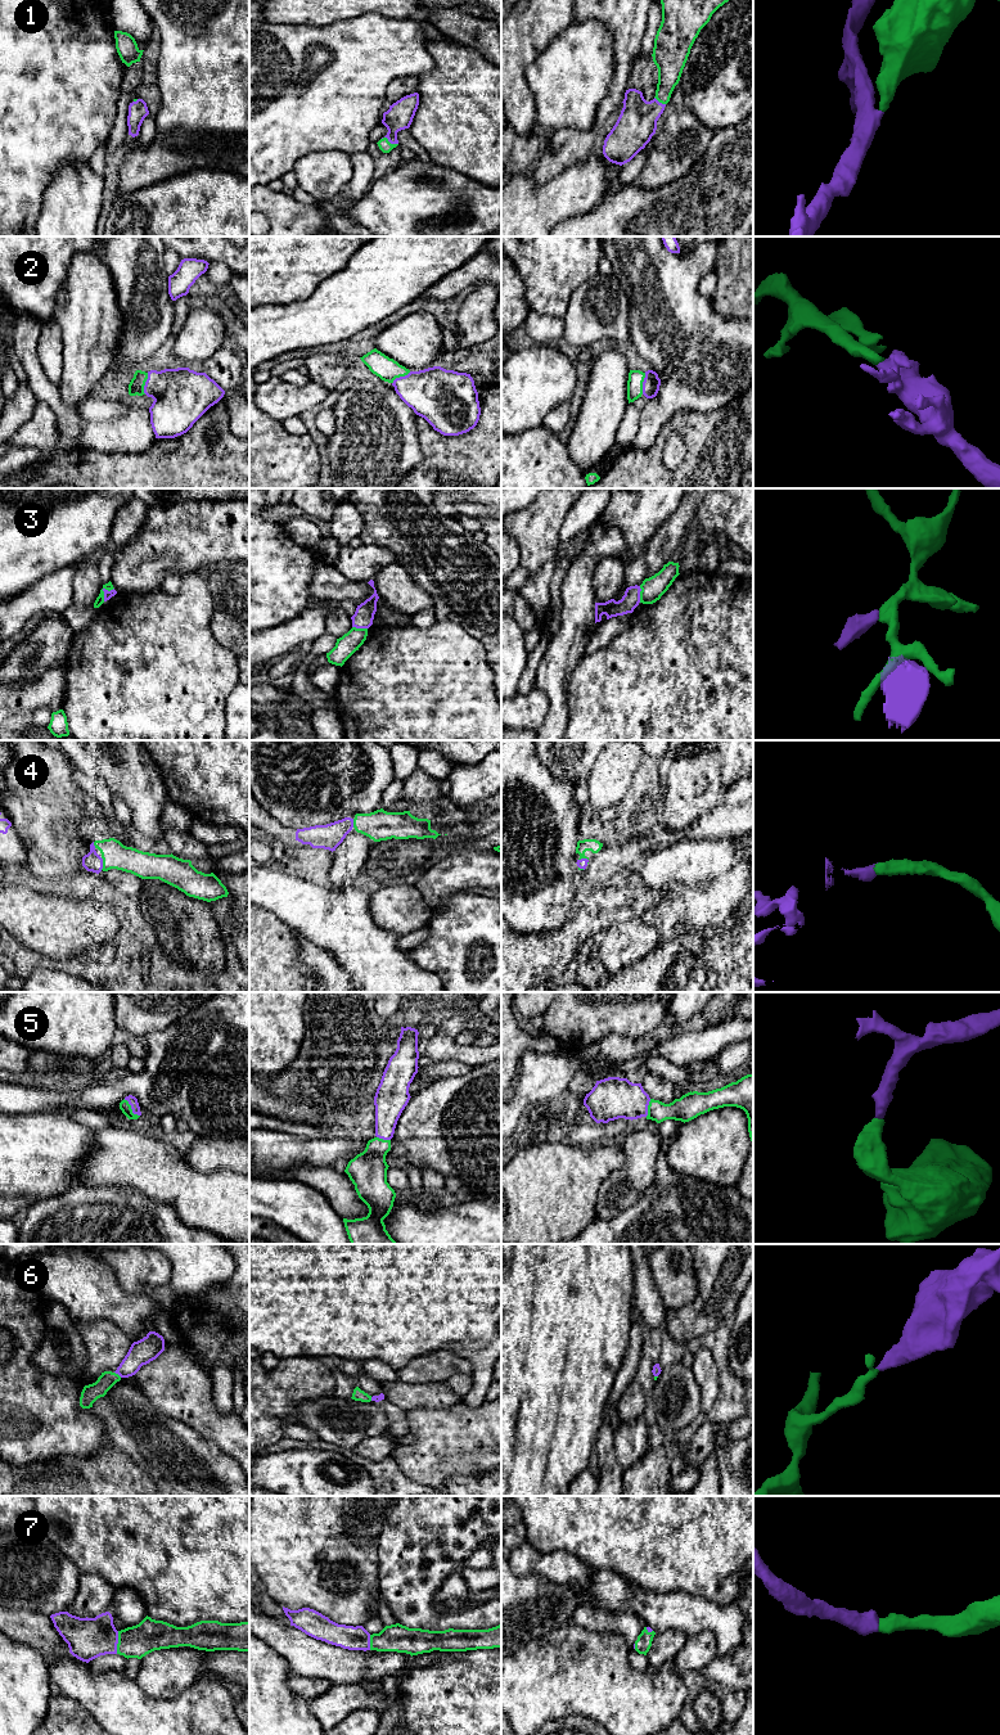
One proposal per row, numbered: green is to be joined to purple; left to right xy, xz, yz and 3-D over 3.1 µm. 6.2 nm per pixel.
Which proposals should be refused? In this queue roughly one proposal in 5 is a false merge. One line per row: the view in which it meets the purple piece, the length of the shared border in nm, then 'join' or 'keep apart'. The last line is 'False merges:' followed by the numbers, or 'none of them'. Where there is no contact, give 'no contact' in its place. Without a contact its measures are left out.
1: meets purple in xz; contact 110 nm long; join
2: meets purple in xy; contact 140 nm long; join
3: meets purple in xy; contact 110 nm long; keep apart
4: meets purple in xy; contact 80 nm long; join
5: meets purple in xy; contact 150 nm long; join
6: meets purple in xy; contact 60 nm long; join
7: meets purple in xy; contact 140 nm long; join
False merges: 3

